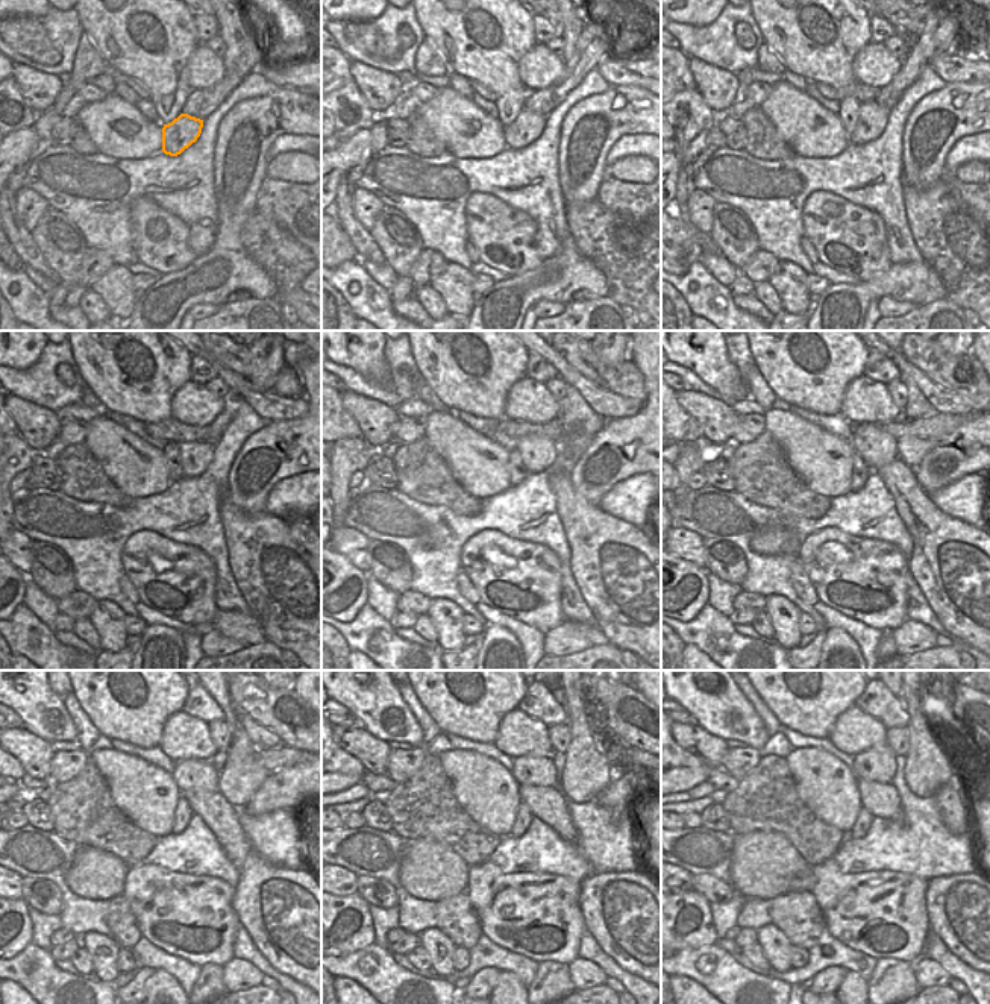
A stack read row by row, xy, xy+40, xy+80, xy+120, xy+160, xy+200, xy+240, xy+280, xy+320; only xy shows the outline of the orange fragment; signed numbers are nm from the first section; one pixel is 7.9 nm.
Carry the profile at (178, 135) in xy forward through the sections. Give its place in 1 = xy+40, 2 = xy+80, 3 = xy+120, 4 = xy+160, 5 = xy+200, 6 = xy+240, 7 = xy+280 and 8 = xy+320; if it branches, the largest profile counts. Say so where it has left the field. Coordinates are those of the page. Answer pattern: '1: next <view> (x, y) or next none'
1: next xy+40 (528, 126)
2: next xy+80 (872, 117)
3: next xy+120 (194, 455)
4: next xy+160 (538, 454)
5: next xy+200 (872, 443)
6: next xy+240 (190, 775)
7: next xy+280 (529, 769)
8: next xy+320 (875, 765)

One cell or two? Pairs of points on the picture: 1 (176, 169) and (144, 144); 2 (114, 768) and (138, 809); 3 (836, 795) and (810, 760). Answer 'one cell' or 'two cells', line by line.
1: two cells
2: one cell
3: one cell

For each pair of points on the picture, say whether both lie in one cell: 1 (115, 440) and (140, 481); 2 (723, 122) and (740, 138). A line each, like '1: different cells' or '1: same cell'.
1: same cell
2: same cell

